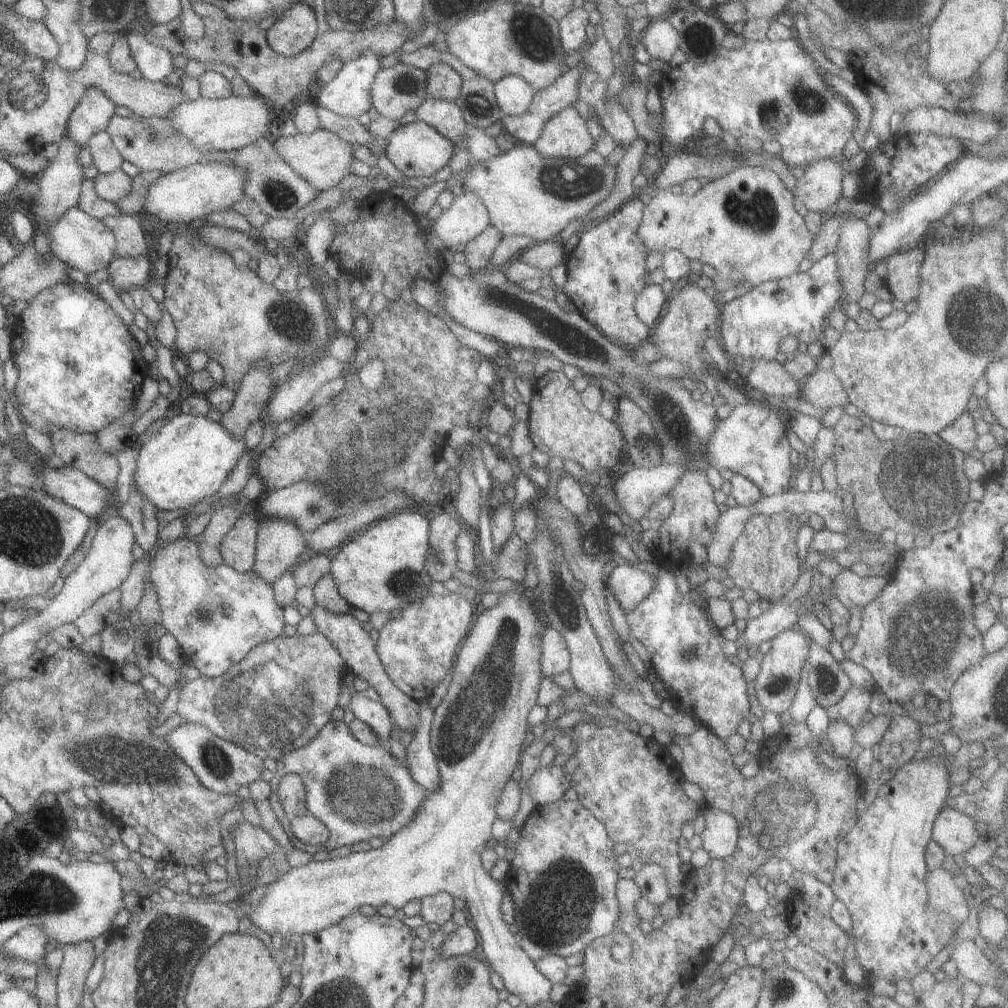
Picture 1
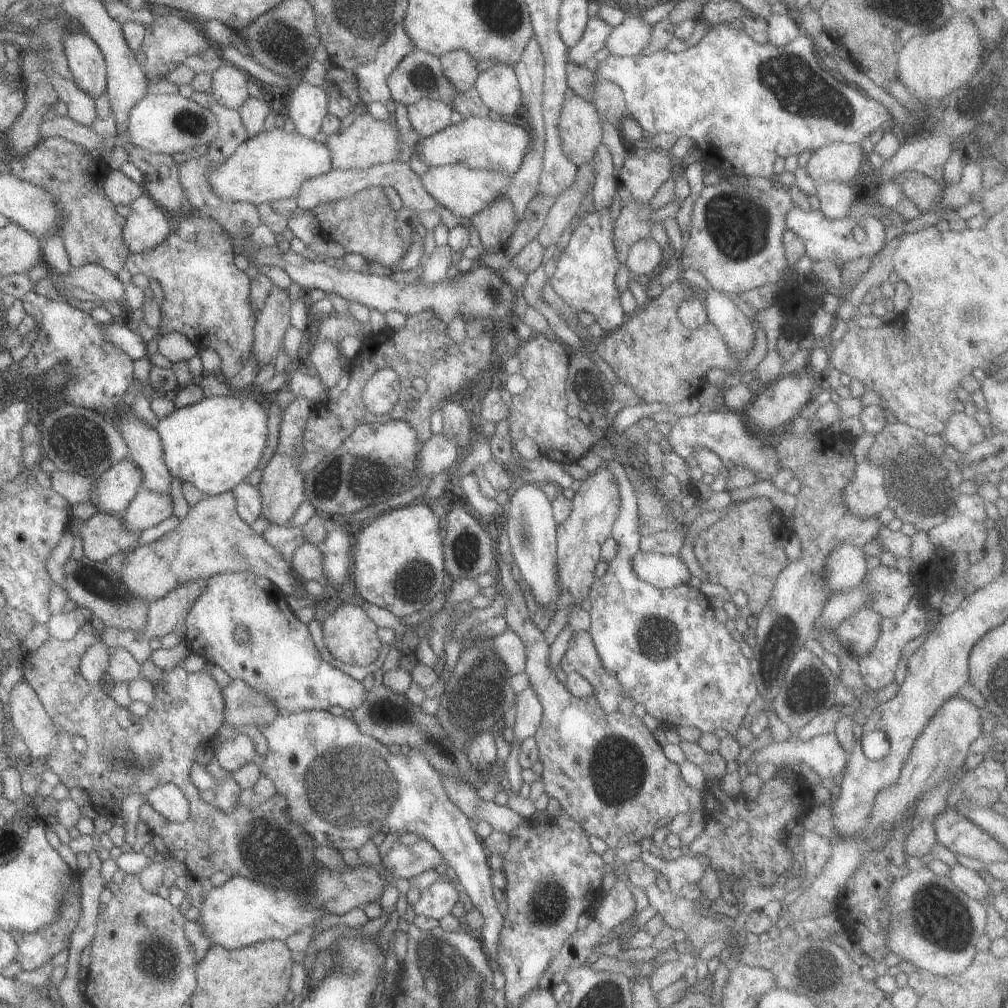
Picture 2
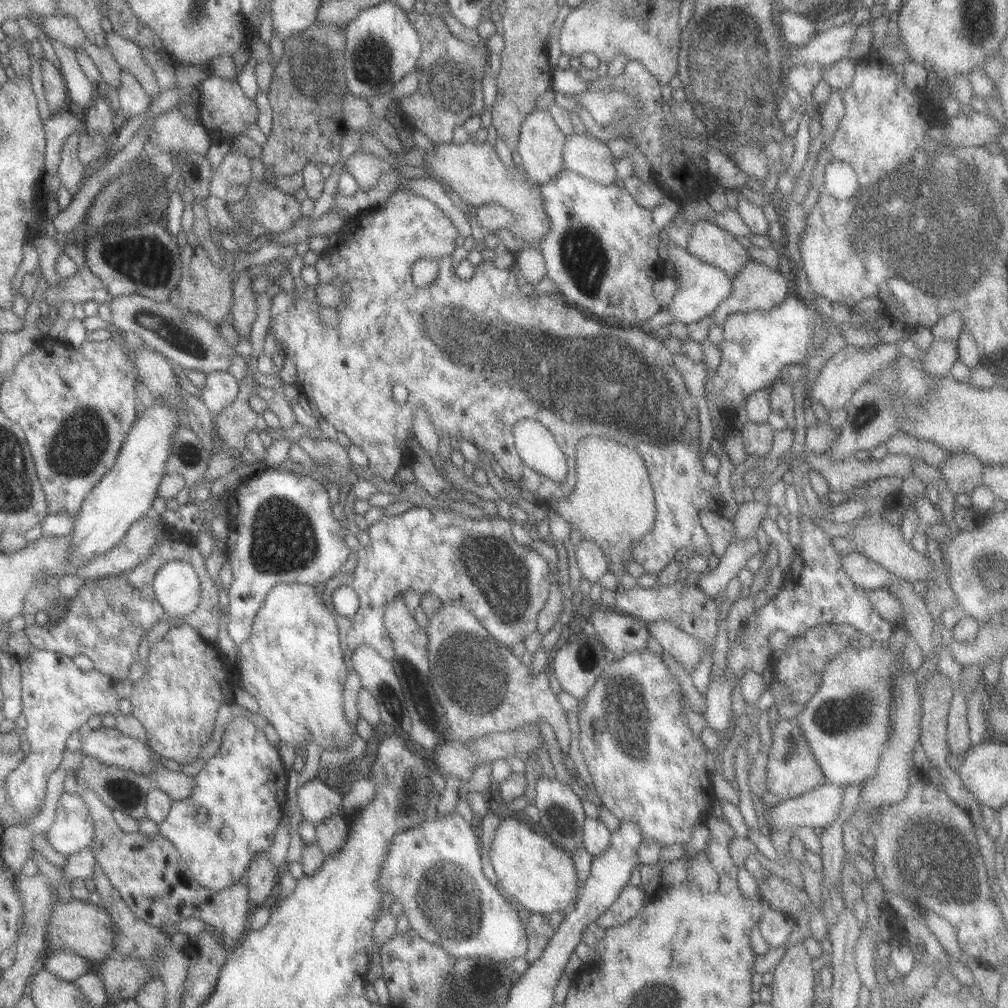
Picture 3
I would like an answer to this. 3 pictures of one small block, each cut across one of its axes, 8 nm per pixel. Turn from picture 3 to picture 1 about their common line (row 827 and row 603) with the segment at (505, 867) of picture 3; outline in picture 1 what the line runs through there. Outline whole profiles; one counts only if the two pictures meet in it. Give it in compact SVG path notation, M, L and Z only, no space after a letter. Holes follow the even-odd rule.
M512 590L501 593L497 604L477 615L456 650L451 681L446 694L433 710L428 732L429 748L437 763L439 786L429 792L429 796L425 796L407 826L399 828L379 848L350 852L343 857L332 855L325 860L311 860L302 866L290 867L282 876L265 885L265 894L255 906L237 900L236 909L242 916L253 926L257 926L261 933L268 936L278 934L285 942L292 937L298 939L302 934L327 928L361 905L379 907L389 904L398 910L415 898L420 900L438 892L446 892L452 898L465 902L464 910L478 936L483 958L486 958L491 972L499 975L505 990L510 995L517 995L527 1007L548 1000L553 983L535 970L533 961L520 947L519 938L503 922L500 902L505 890L498 880L491 879L480 862L480 852L493 843L490 828L497 818L495 805L503 786L511 779L517 766L525 732L530 730L526 716L536 705L542 677L539 668L539 642L544 625L537 604L529 604L523 592Z

